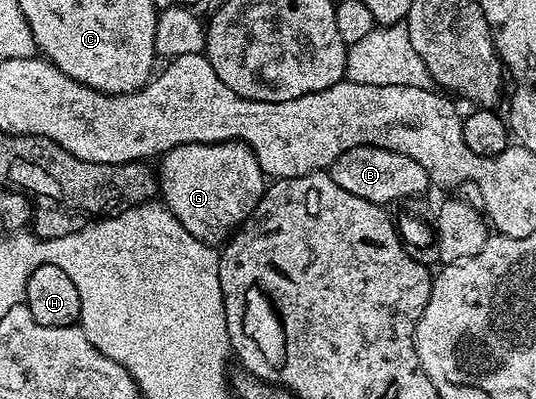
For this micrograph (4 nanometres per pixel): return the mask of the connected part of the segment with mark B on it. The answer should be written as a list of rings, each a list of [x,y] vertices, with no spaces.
[[[369,144],[346,147],[331,169],[333,181],[350,194],[359,198],[367,198],[367,202],[375,202],[382,206],[390,206],[396,200],[409,200],[412,196],[421,196],[431,188],[427,170],[415,162],[415,158],[407,158],[403,154],[395,154],[391,150],[372,148]]]

